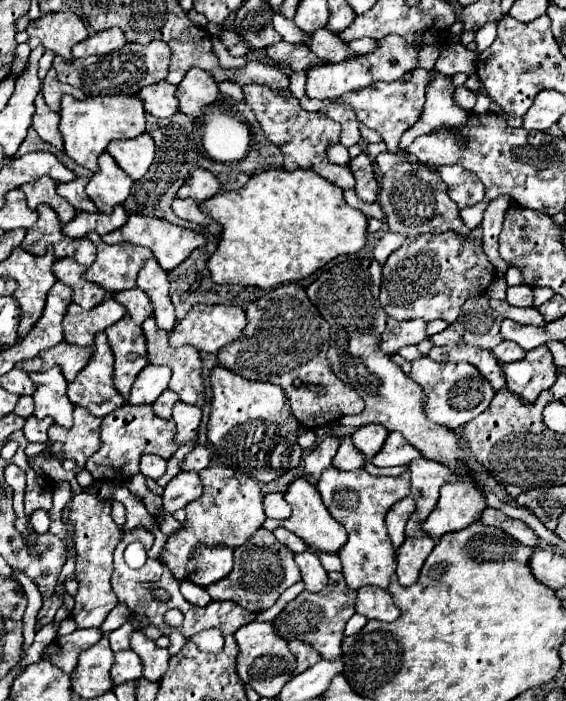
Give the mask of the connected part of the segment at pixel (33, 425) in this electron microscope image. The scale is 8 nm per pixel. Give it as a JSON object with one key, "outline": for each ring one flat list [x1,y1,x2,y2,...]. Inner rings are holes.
{"outline":[[36,416,26,418,26,426,24,426,24,434,28,438,28,442,48,442,48,428,52,426,52,418,42,418,38,420]]}

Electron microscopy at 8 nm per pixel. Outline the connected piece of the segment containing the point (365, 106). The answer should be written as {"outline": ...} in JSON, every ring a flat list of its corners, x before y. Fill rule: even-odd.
{"outline":[[412,70,408,72,404,78,400,78,398,82,378,82,366,90,360,90,360,92,348,92,344,94,342,98,336,98,334,102,336,104,346,104,354,110,356,118,366,124,368,128,374,128,382,140,386,142,388,150,394,152,394,154,400,154,404,158,408,158,408,162,414,162,414,164,420,164,416,160,416,156,408,154,406,150,400,150,398,148,398,142,400,142,400,136,410,128,414,126,414,122,420,118,422,114,422,108,424,108,424,92,426,92,426,86,430,82,430,72,428,70]]}

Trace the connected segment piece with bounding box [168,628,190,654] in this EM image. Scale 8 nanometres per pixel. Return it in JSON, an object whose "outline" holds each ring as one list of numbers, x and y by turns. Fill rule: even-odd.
{"outline":[[174,628,172,634,170,634,170,648,168,648,168,652,170,652,170,654,178,654,188,640,190,640,188,636,184,636,180,630]]}

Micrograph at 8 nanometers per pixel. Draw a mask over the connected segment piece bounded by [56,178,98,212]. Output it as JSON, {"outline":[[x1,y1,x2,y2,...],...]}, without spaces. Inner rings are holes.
{"outline":[[76,178,68,184,58,184,56,192,62,198,66,198,78,212,98,212,98,208,92,204,92,200,84,192,86,184,88,184,88,178]]}

